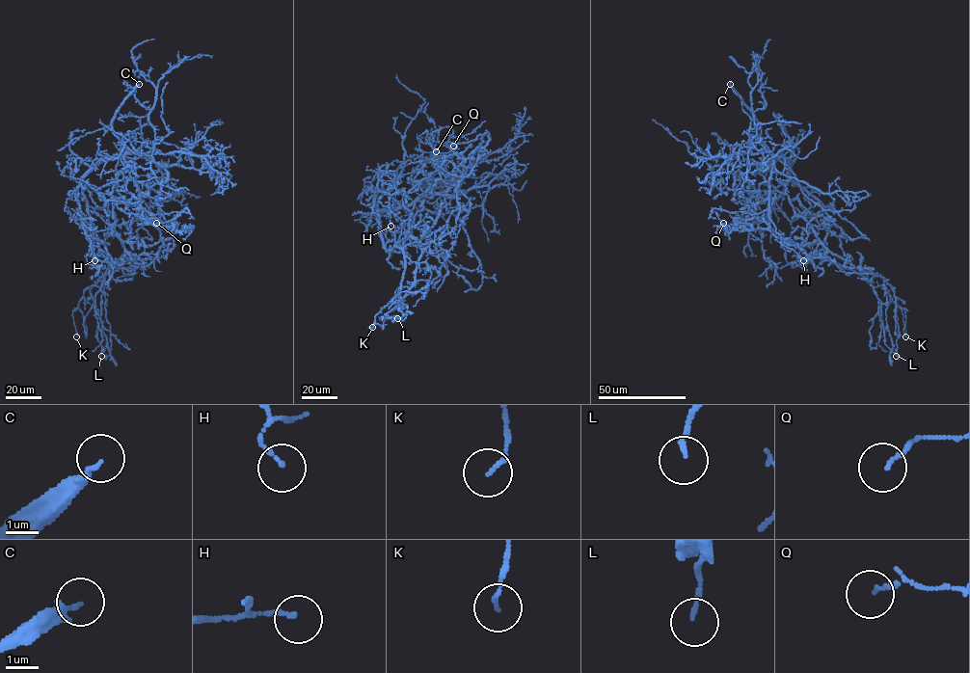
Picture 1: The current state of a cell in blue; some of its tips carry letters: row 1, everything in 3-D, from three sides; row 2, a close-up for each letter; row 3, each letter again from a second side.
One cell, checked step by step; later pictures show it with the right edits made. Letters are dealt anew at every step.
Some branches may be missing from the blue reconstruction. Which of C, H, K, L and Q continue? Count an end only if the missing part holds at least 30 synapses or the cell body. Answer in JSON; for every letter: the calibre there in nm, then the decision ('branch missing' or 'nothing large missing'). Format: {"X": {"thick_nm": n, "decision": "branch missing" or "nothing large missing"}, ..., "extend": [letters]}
{"C": {"thick_nm": 120, "decision": "branch missing"}, "H": {"thick_nm": 100, "decision": "nothing large missing"}, "K": {"thick_nm": 100, "decision": "nothing large missing"}, "L": {"thick_nm": 120, "decision": "nothing large missing"}, "Q": {"thick_nm": 100, "decision": "nothing large missing"}, "extend": ["C"]}

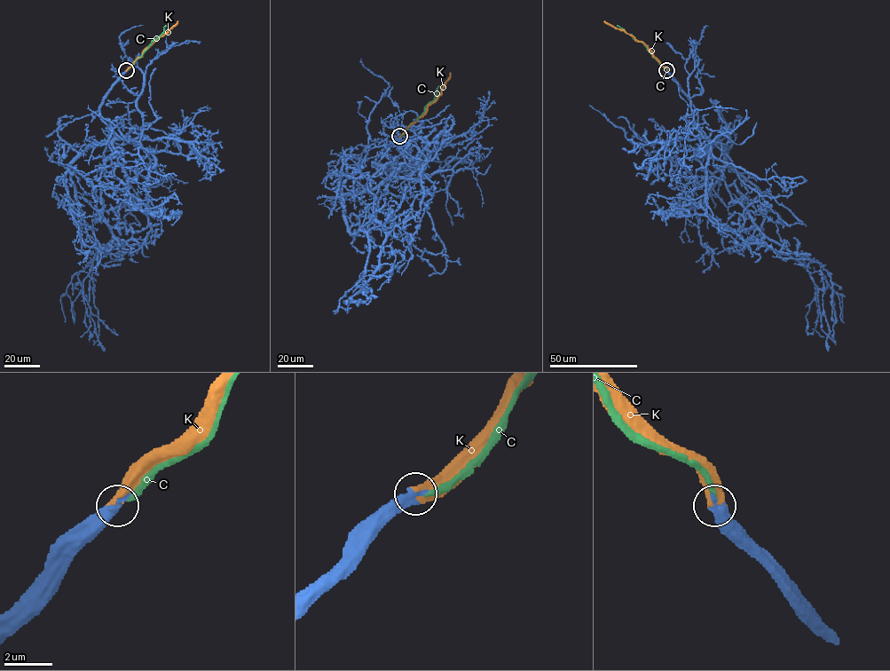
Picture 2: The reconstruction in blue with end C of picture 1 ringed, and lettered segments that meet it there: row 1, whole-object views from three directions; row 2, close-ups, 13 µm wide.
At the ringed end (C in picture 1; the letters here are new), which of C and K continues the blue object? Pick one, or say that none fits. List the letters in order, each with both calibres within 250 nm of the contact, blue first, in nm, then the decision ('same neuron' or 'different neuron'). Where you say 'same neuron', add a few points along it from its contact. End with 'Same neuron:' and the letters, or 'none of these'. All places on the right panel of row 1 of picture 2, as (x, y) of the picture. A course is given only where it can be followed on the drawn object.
C: calibres 200 and 240 nm; different neuron
K: calibres 500 and 440 nm; same neuron; course (667, 71), (642, 42), (603, 21)
Same neuron: K

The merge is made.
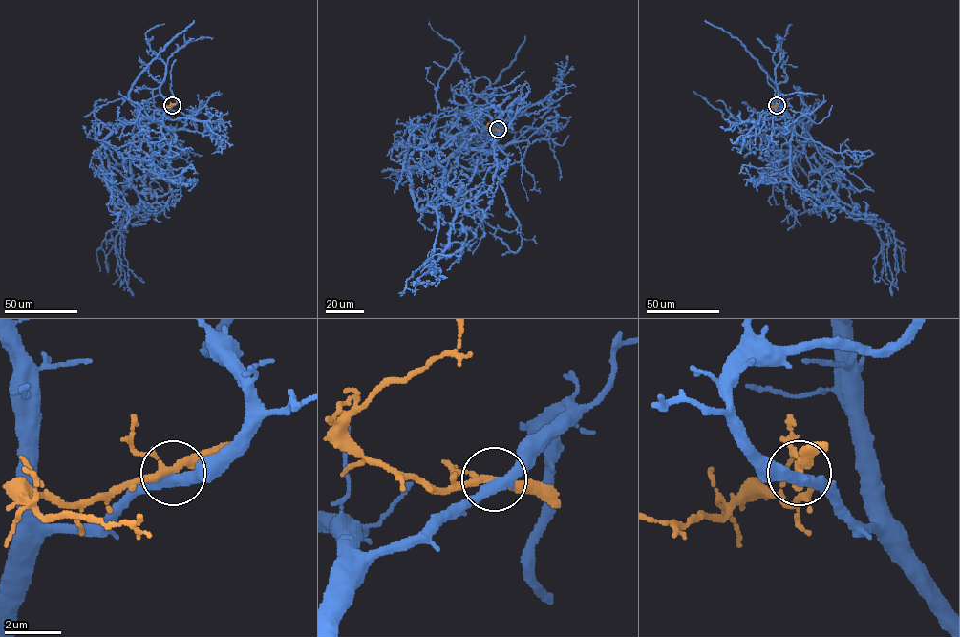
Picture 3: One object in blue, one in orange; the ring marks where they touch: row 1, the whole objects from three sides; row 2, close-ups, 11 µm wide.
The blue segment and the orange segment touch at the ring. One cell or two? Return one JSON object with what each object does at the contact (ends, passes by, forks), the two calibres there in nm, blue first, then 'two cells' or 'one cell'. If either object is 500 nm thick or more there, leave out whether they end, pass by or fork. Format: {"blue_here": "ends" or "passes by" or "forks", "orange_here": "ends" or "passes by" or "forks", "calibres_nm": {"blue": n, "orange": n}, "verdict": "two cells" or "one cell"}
{"blue_here": "passes by", "orange_here": "forks", "calibres_nm": {"blue": 360, "orange": 240}, "verdict": "two cells"}

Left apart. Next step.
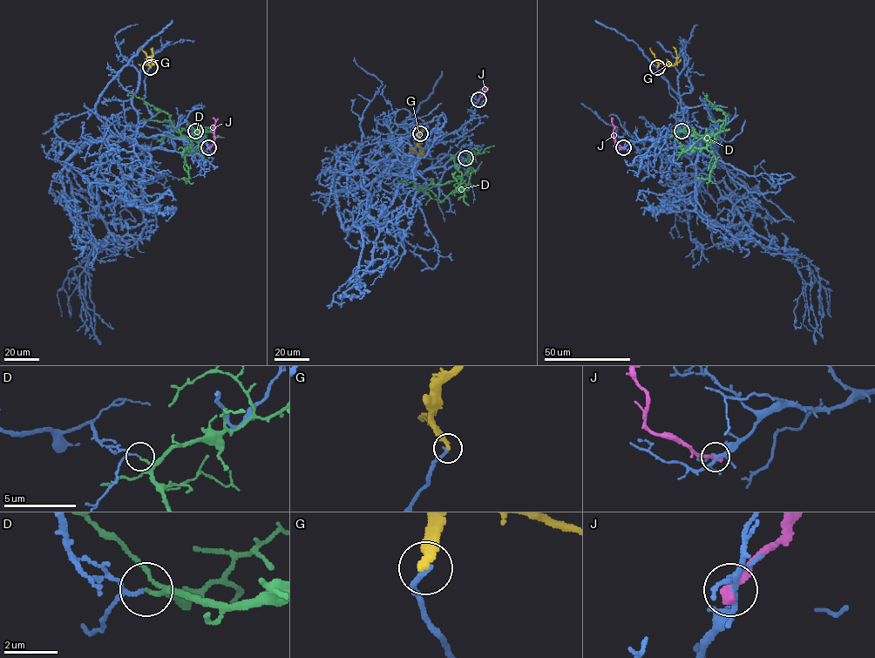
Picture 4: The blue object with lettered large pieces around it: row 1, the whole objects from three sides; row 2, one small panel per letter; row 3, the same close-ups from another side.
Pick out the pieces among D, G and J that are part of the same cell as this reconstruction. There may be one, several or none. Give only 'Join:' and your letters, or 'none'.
Join: none

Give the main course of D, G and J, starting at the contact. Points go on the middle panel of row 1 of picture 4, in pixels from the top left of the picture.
D: (464, 158), (471, 171), (469, 183), (442, 201), (431, 199), (412, 182), (396, 184)
G: (420, 134), (417, 139), (422, 152), (413, 152), (410, 149)
J: (478, 99), (486, 88), (483, 89)

